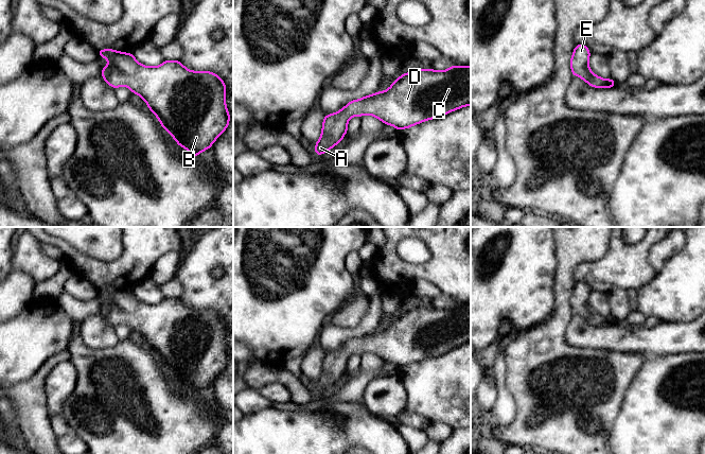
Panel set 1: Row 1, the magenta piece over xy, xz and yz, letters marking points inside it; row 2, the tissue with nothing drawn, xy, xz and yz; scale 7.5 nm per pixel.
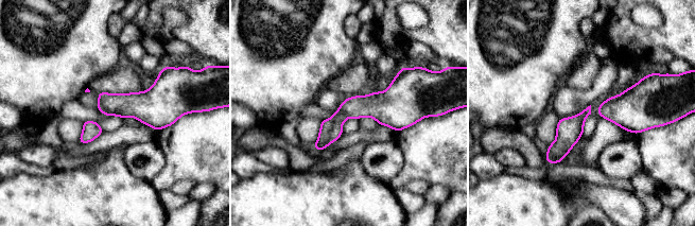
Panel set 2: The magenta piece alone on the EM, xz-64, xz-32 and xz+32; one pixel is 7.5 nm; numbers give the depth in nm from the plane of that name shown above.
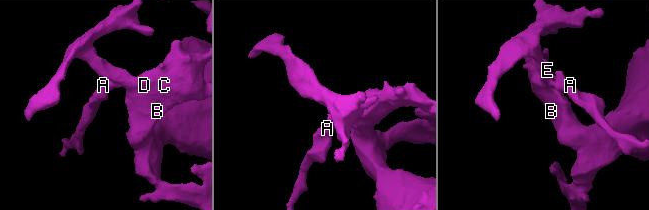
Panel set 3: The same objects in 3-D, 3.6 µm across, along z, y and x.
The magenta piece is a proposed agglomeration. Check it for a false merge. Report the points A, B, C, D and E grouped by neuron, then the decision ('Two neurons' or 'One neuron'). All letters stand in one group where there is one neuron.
Groups: A B C D E. One neuron

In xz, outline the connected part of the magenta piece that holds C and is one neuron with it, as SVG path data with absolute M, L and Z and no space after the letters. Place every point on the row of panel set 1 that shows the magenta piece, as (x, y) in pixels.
M471 66L402 73L386 91L353 100L339 111L324 116L315 154L320 157L341 142L348 133L347 124L354 116L370 115L401 130L469 105Z

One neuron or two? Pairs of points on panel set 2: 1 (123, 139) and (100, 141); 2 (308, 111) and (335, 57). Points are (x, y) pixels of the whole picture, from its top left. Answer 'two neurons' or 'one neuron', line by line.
1: one neuron
2: two neurons

